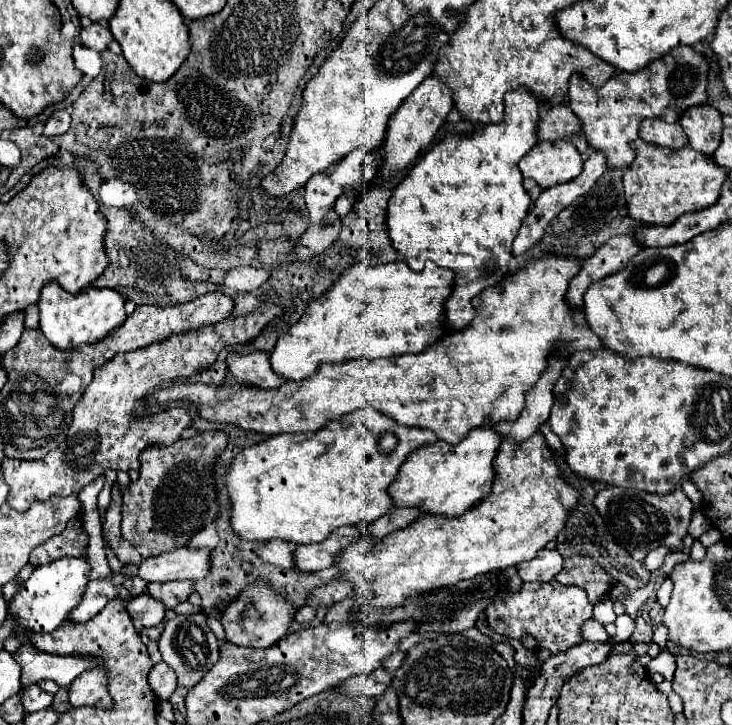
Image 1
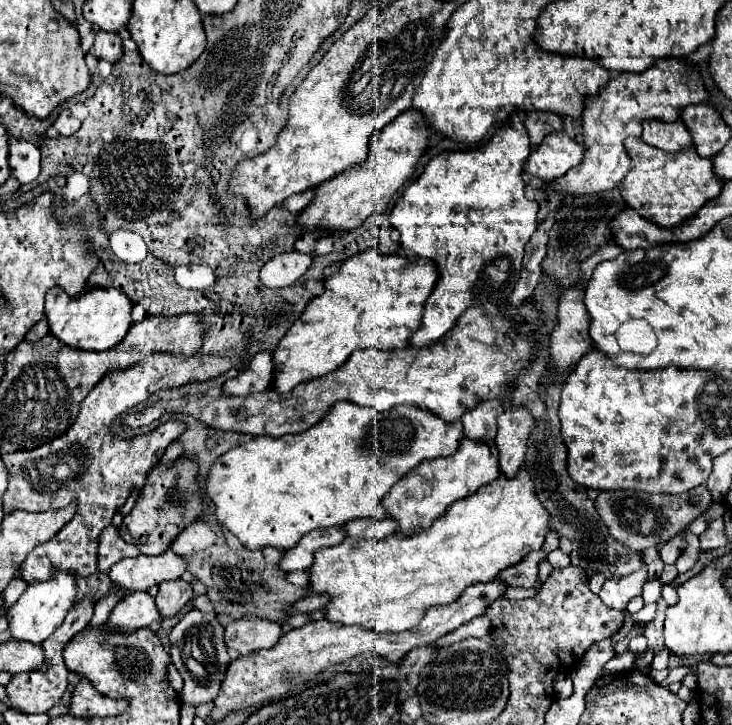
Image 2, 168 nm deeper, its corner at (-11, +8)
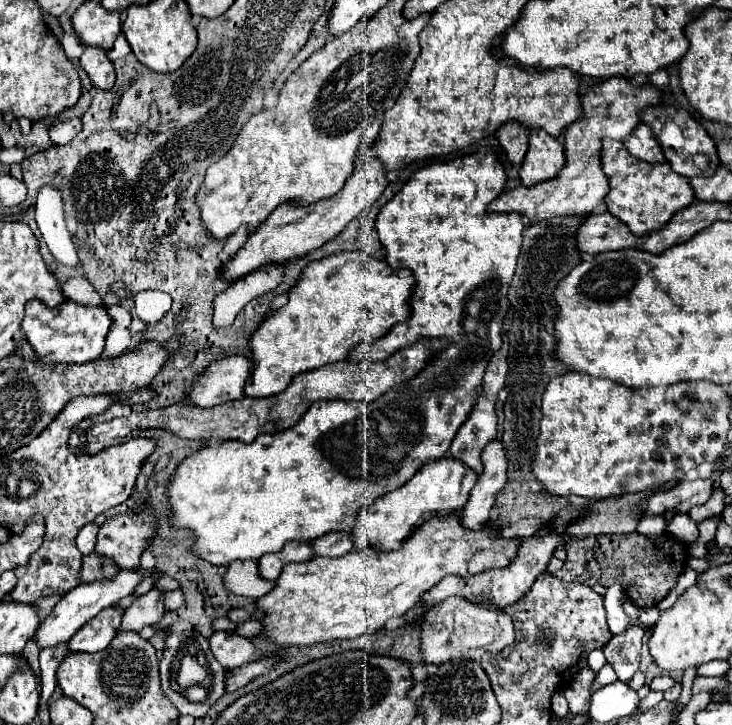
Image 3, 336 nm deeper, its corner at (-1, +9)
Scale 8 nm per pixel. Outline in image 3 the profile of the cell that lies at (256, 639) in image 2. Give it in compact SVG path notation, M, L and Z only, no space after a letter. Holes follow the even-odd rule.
M213 632L213 636L209 638L209 648L215 660L221 662L225 670L249 664L255 654L255 646L251 644L251 640L233 632Z

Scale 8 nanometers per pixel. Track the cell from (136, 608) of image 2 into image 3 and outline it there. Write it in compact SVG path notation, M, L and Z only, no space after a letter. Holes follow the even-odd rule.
M105 608L105 612L97 614L89 624L81 628L69 642L67 648L69 652L99 652L109 646L109 642L117 636L117 630L121 624L121 610L115 608Z

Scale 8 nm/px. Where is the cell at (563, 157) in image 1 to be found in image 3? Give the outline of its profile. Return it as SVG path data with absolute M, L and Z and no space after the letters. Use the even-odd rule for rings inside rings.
M531 130L529 150L525 154L523 166L519 168L521 184L535 186L539 182L551 180L565 166L563 146L549 136L545 130Z

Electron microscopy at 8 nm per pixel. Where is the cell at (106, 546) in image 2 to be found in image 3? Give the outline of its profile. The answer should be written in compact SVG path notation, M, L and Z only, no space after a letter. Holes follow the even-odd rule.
M99 554L83 556L83 560L81 560L81 580L79 582L89 584L89 582L101 580L101 578L109 580L109 578L113 578L113 572L117 572L117 568L105 556L99 556Z

